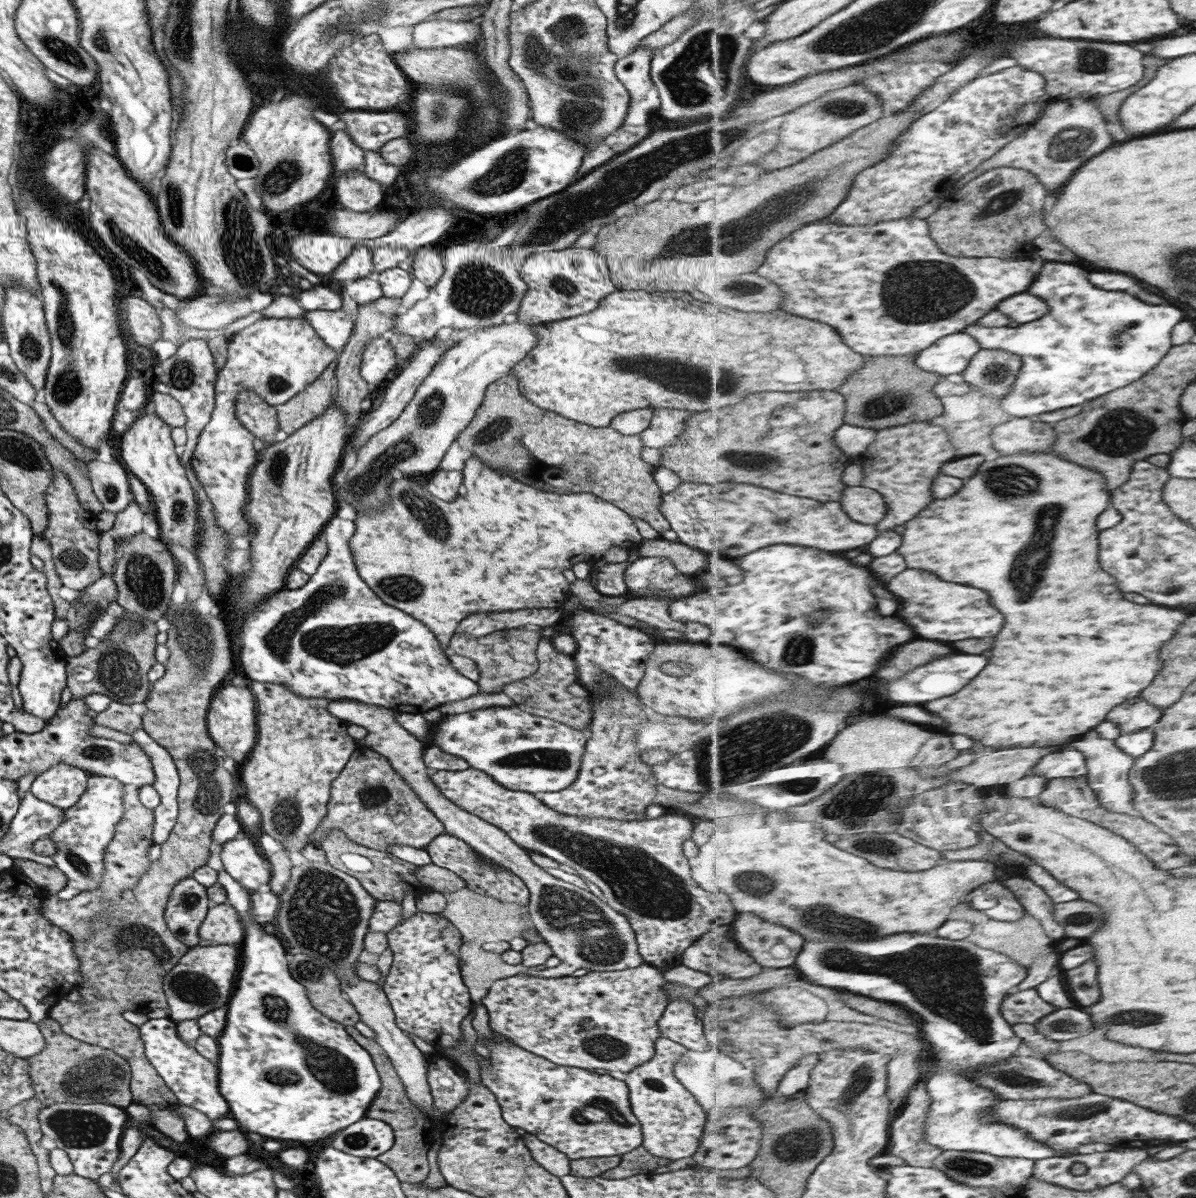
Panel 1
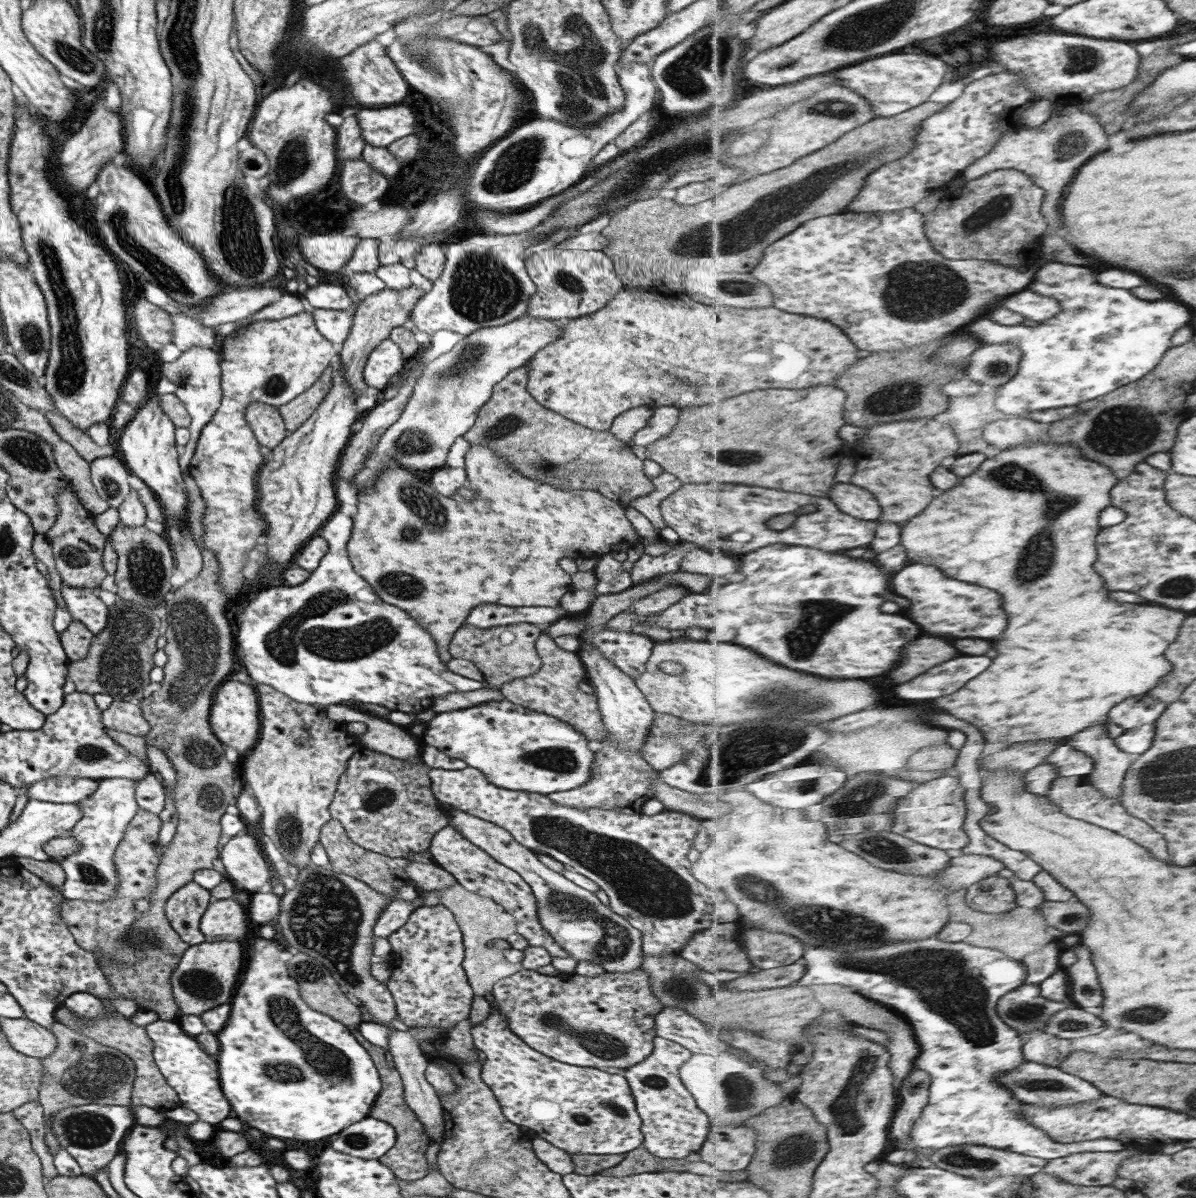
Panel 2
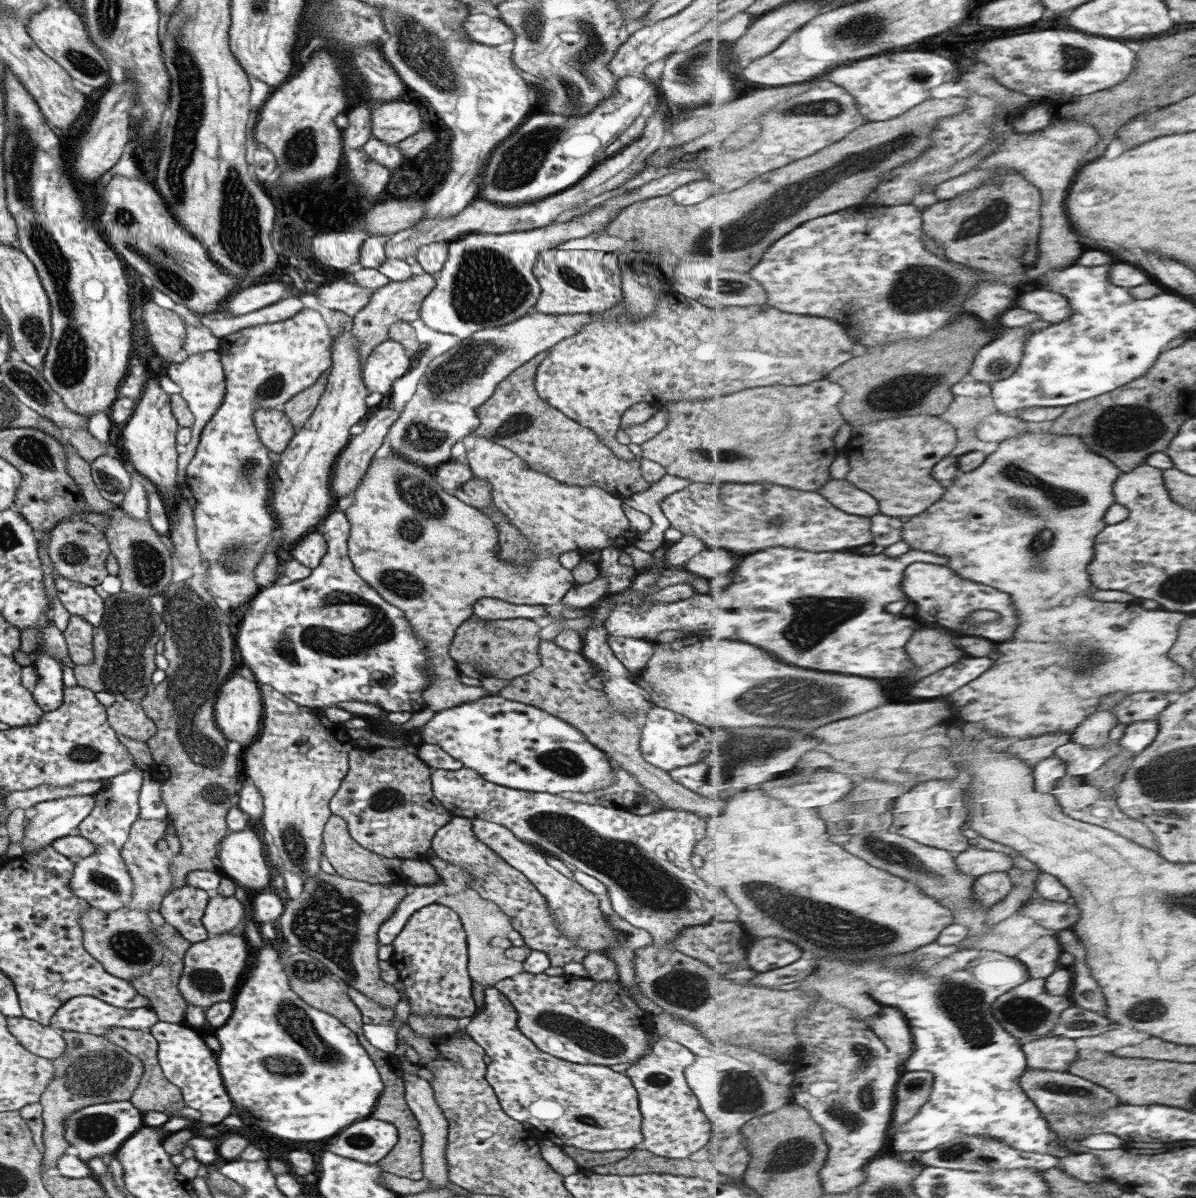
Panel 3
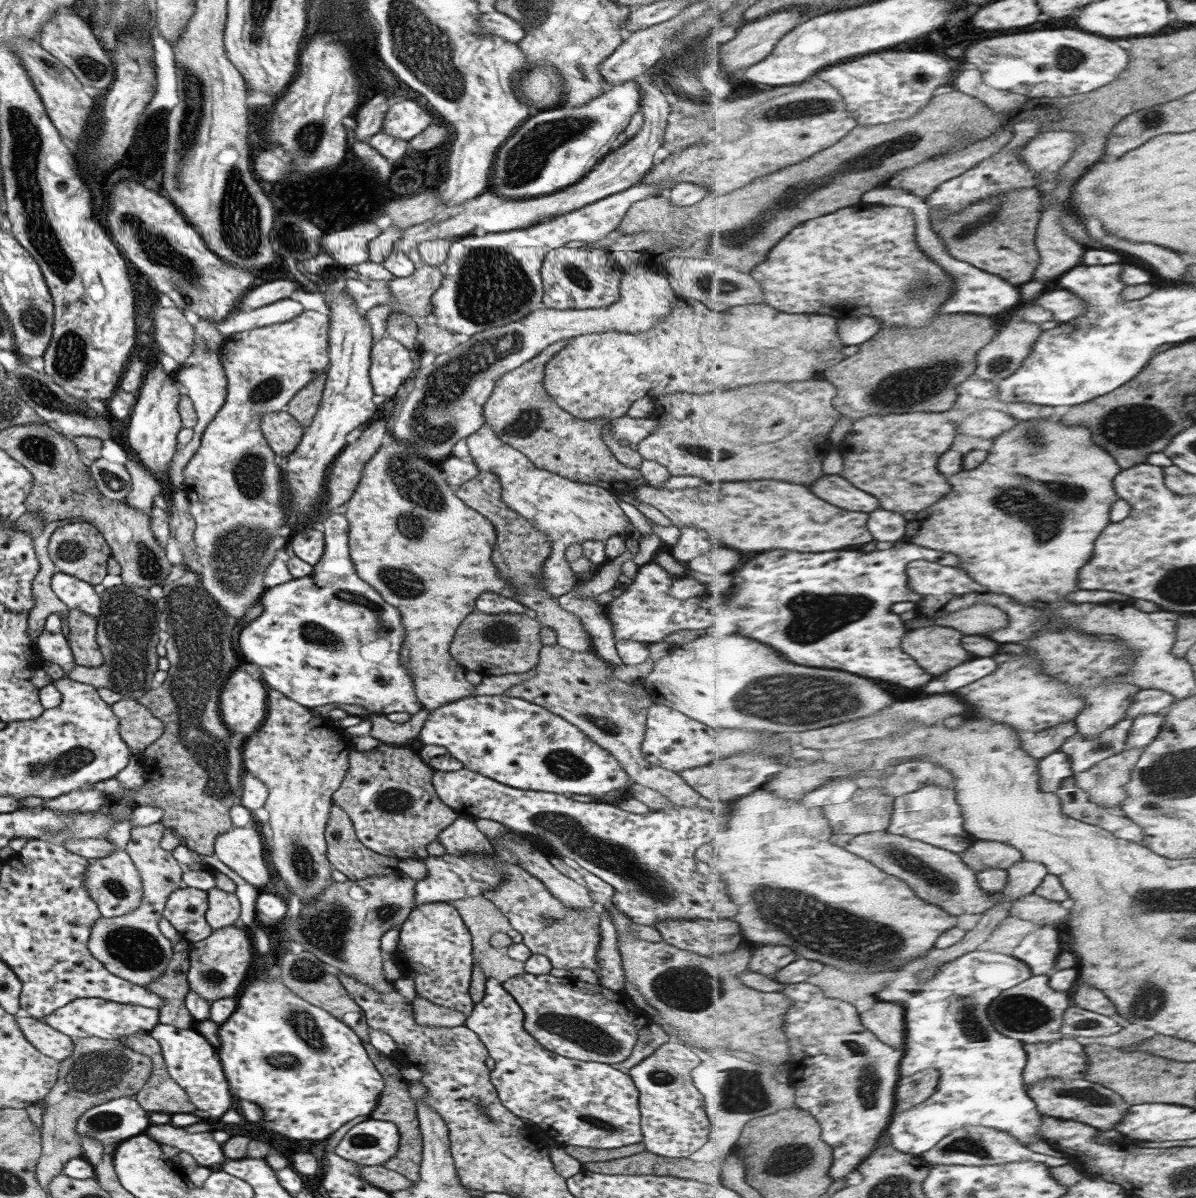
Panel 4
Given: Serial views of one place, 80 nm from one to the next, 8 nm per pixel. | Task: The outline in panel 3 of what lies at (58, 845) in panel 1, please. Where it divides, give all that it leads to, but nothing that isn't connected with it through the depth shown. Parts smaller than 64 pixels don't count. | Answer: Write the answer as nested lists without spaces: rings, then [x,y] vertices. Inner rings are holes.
[[[135,766],[109,780],[105,788],[93,796],[93,809],[74,831],[89,840],[95,851],[89,857],[73,859],[75,865],[70,878],[70,891],[91,908],[103,913],[123,909],[131,902],[132,880],[119,853],[127,841],[131,824],[138,818],[137,798],[143,782],[141,773],[142,769]]]

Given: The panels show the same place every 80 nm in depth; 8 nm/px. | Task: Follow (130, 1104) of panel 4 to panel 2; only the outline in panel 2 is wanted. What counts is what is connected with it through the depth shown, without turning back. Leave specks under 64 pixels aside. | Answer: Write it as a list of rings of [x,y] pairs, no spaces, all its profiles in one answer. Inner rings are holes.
[[[84,1104],[68,1106],[47,1118],[47,1126],[53,1131],[61,1149],[77,1162],[83,1175],[94,1178],[96,1170],[105,1168],[121,1150],[121,1142],[134,1125],[134,1114],[128,1106]]]

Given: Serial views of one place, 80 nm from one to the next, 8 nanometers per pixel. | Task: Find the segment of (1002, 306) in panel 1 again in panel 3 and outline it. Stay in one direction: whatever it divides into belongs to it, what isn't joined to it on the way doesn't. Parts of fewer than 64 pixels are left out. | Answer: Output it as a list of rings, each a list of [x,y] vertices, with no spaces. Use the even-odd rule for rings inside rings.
[[[1039,288],[1031,292],[1021,292],[1013,308],[1035,312],[1041,320],[1049,320],[1051,324],[1069,319],[1073,312],[1069,300],[1063,294]]]

